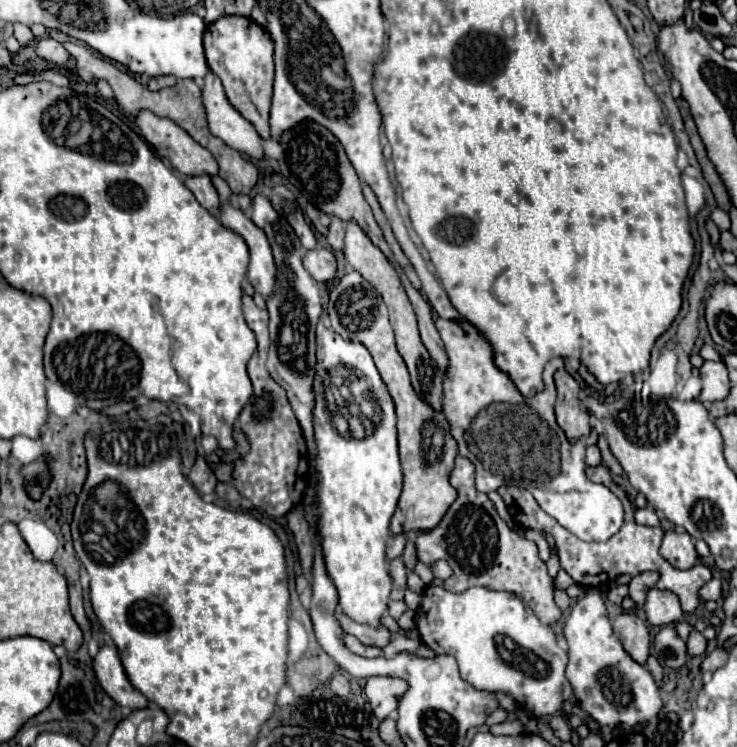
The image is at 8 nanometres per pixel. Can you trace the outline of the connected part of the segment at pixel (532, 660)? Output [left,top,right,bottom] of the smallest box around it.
[416,586,574,718]

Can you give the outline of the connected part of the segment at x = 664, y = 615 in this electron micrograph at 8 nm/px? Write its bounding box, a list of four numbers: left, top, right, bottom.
[646,590,684,626]

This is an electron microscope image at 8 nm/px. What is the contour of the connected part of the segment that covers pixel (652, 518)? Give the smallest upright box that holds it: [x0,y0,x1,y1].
[636,508,660,526]

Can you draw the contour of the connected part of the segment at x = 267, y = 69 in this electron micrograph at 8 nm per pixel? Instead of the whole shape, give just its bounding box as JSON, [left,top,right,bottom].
[204,16,274,138]

